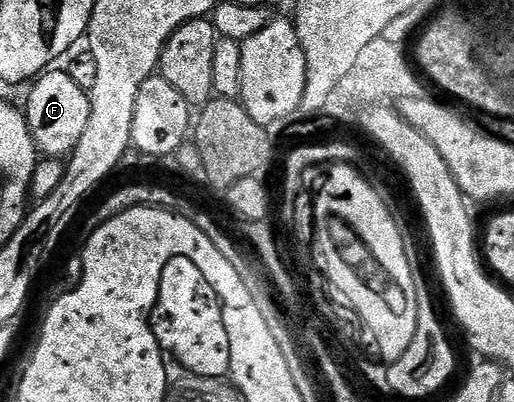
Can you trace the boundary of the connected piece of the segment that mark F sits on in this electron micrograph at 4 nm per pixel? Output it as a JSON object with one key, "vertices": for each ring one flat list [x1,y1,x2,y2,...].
{"vertices":[[49,69,31,84,32,92,28,95,26,116,33,141,45,156,68,157,82,141,82,133,90,121,90,113,94,106,89,92,78,89,74,81,70,81,67,70]]}

